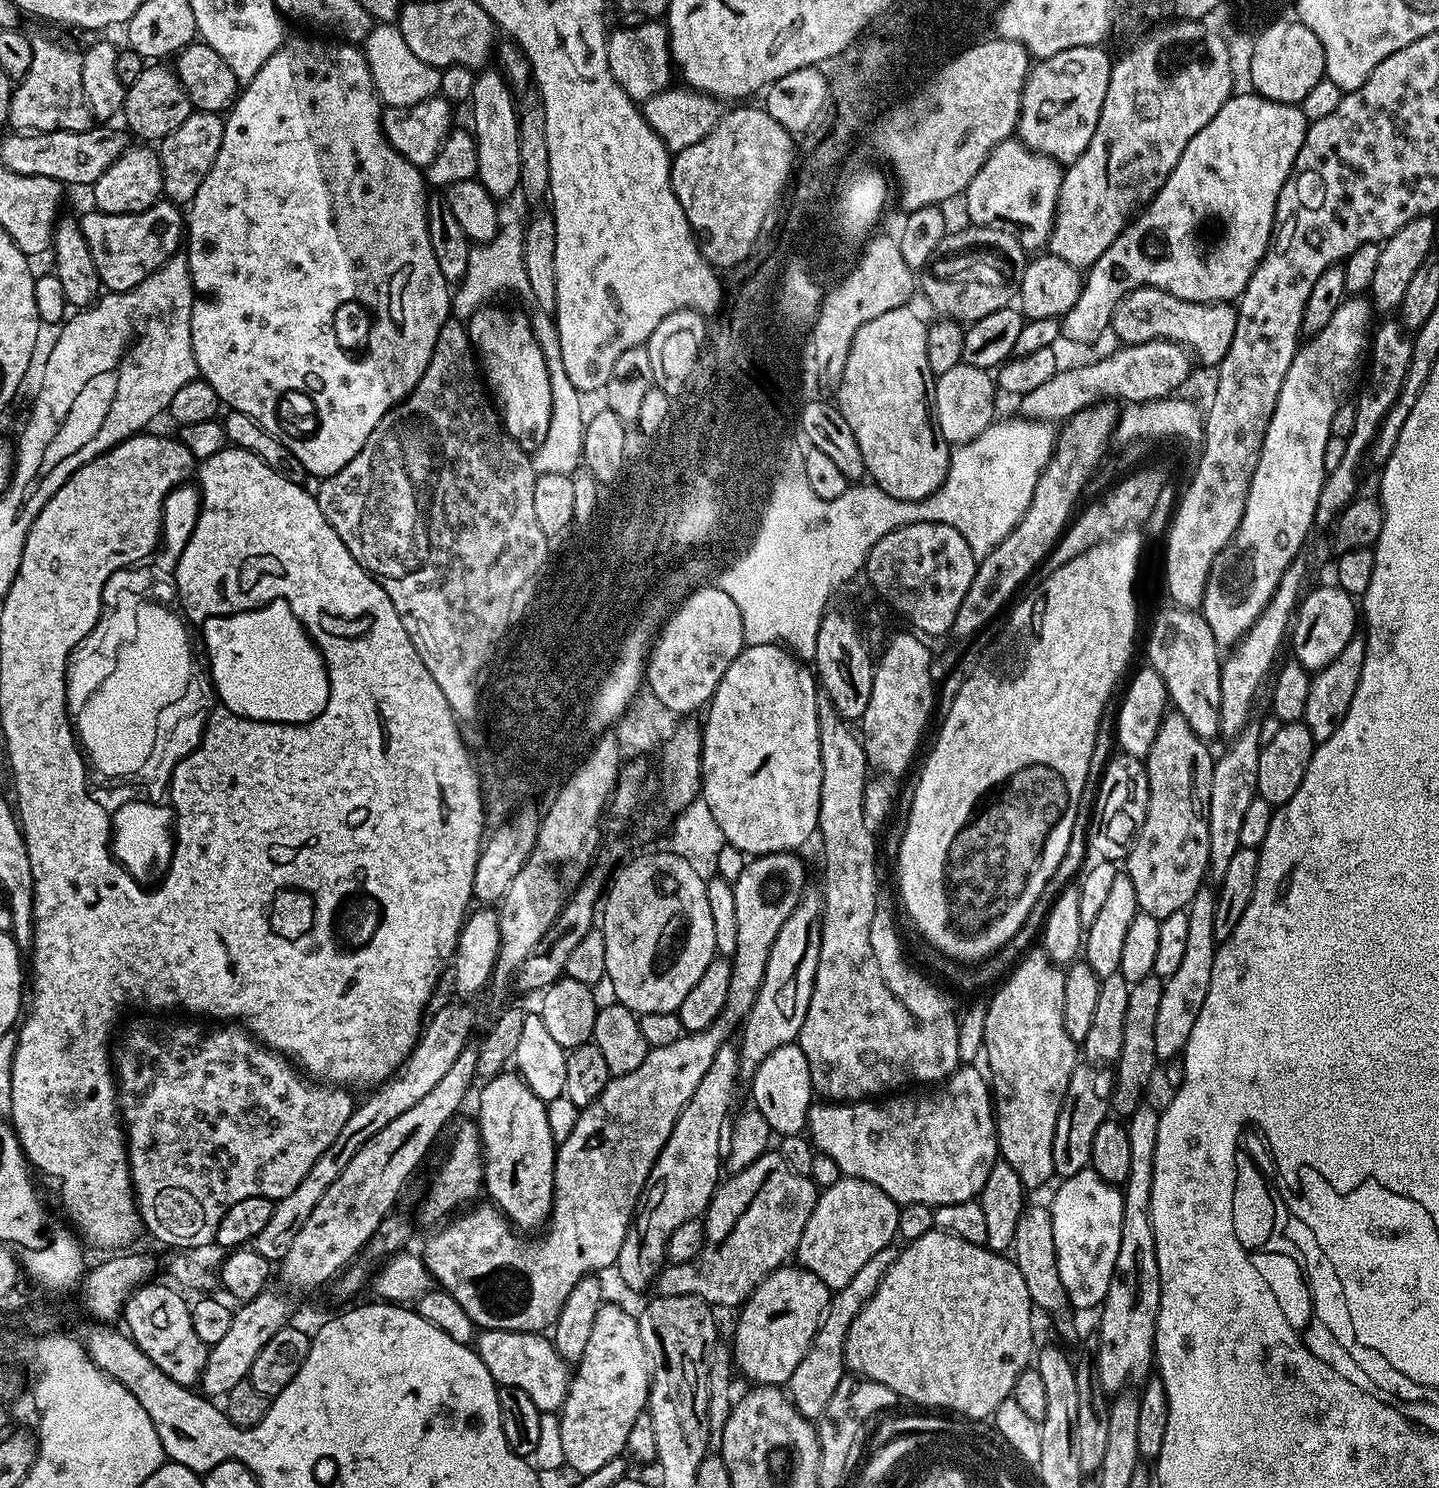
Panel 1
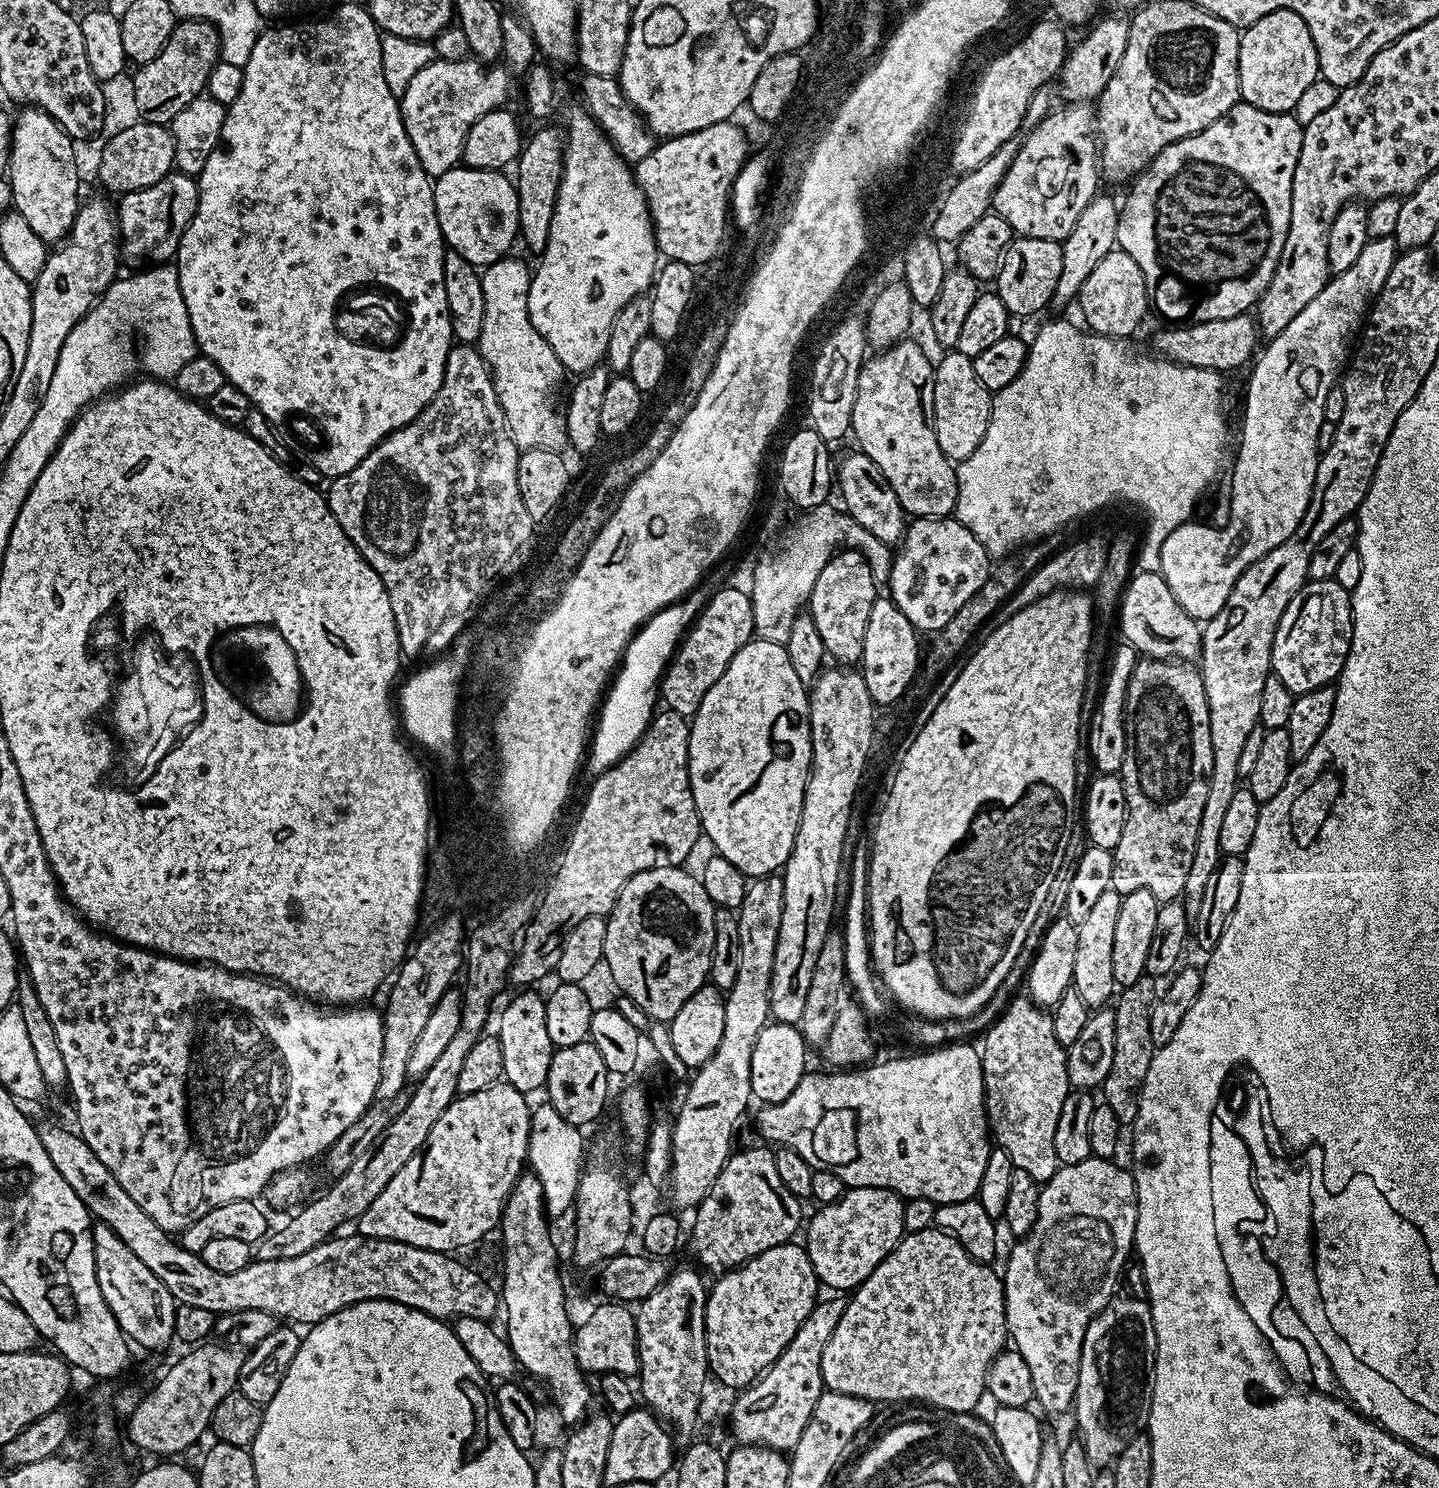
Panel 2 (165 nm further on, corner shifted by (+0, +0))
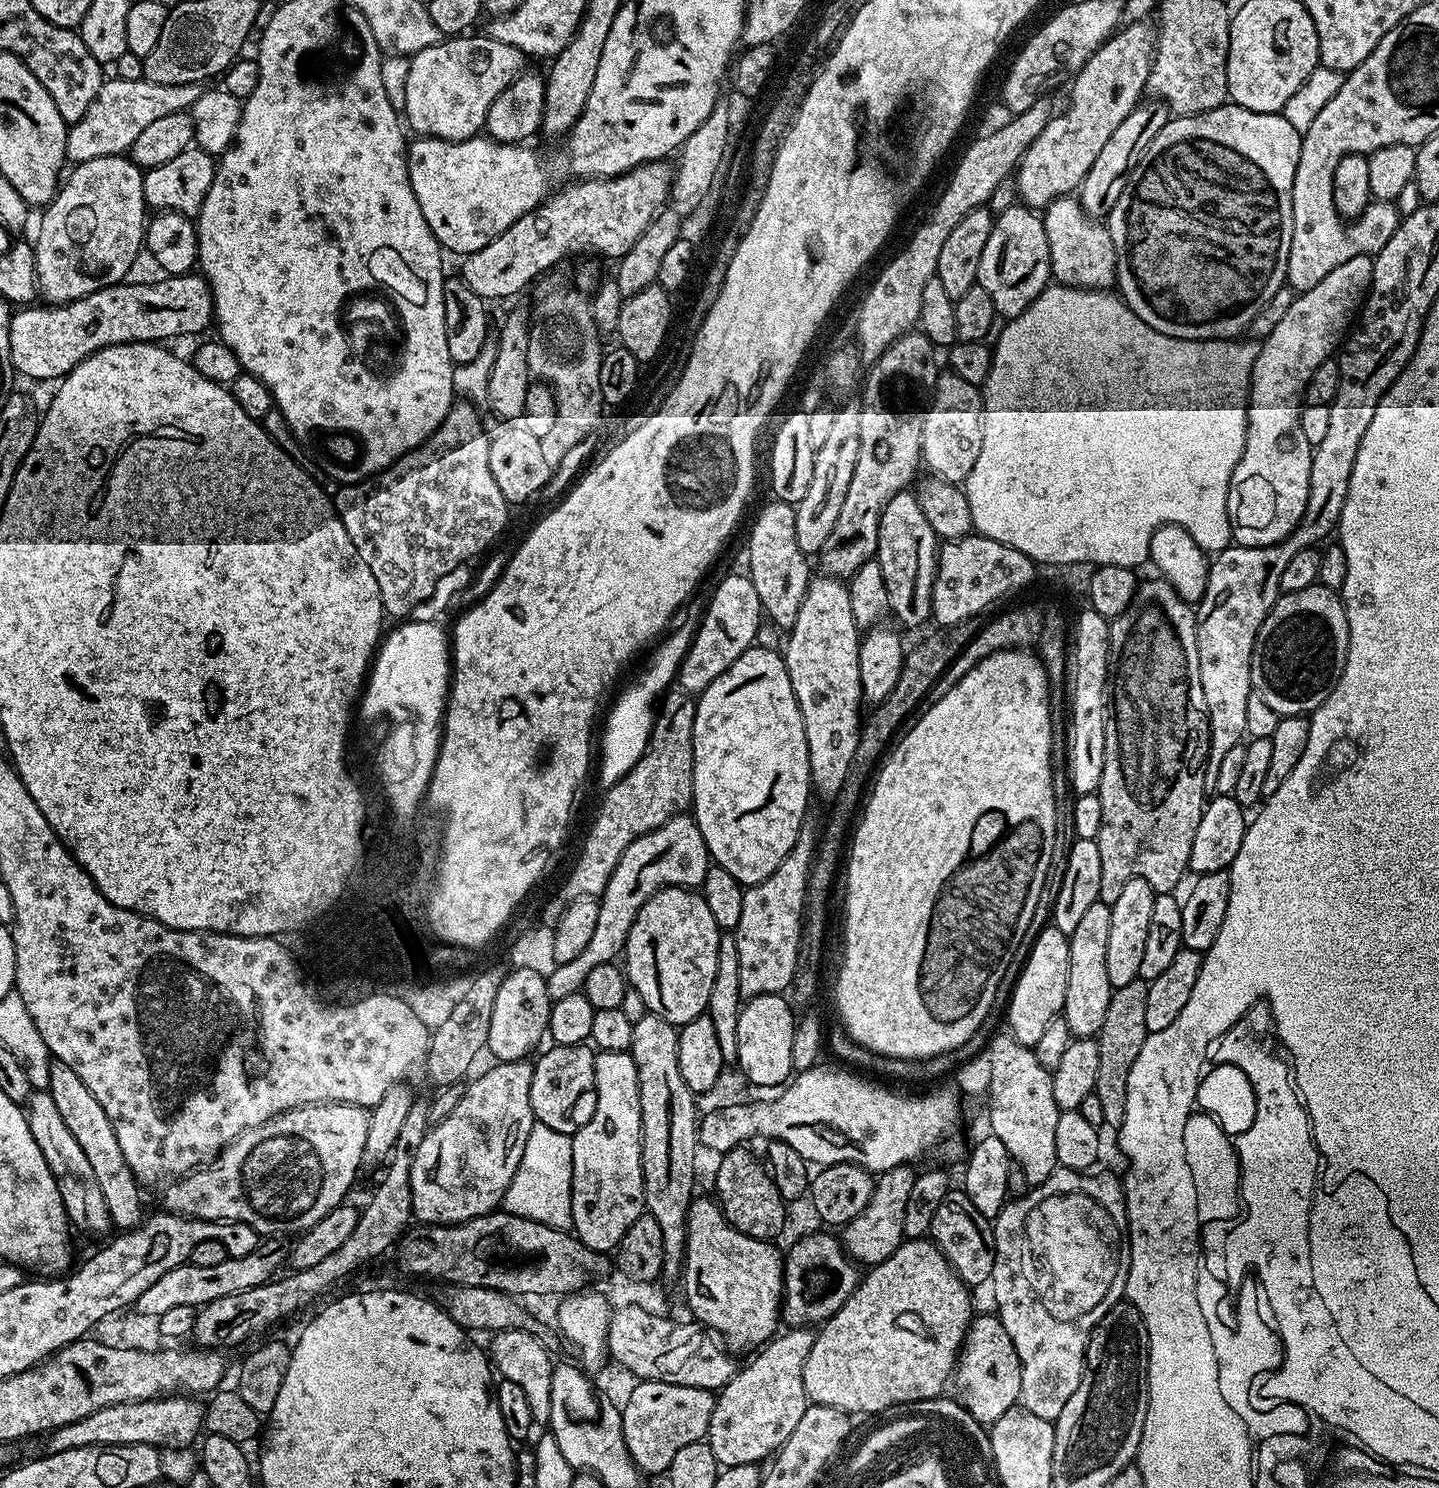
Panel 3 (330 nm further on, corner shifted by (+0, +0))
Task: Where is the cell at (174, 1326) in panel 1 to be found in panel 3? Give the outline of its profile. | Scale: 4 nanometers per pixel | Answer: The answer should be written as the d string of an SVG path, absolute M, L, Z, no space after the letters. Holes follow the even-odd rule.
M47 1090L33 1091L26 1101L26 1115L30 1134L34 1134L34 1142L38 1142L38 1150L42 1150L42 1158L46 1158L46 1166L50 1166L54 1174L58 1194L62 1194L62 1202L71 1227L85 1228L88 1232L111 1229L112 1218L106 1208L106 1198L102 1198L98 1177L82 1151L82 1146L78 1146L77 1140L74 1139L74 1134L66 1130L66 1122L62 1122L62 1114L58 1114L58 1106L54 1106L54 1098L50 1098Z

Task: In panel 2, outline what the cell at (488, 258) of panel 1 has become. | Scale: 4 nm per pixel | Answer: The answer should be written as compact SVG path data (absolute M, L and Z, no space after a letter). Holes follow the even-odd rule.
M502 258L498 262L487 265L480 272L482 282L482 298L486 304L485 313L482 314L482 334L478 341L480 353L488 363L488 371L492 373L492 385L498 394L498 402L504 411L504 420L508 423L508 433L516 447L525 448L551 448L560 450L565 447L564 418L561 409L556 409L556 400L552 395L560 384L560 379L566 376L566 369L562 362L558 362L558 354L550 350L550 342L534 330L528 313L528 295L532 272L520 260Z

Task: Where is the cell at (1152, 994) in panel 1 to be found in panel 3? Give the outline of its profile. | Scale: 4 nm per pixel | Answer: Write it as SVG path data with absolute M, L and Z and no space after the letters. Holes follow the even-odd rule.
M1137 978L1127 986L1115 989L1110 998L1110 1007L1106 1010L1106 1019L1098 1037L1098 1082L1094 1095L1102 1105L1104 1124L1119 1126L1126 1118L1126 1082L1130 1082L1130 1070L1134 1067L1134 1058L1142 1054L1142 1042L1146 1042L1146 998L1149 981Z

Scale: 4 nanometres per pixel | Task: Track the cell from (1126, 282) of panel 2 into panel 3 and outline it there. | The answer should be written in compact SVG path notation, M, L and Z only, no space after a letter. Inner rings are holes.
M1061 196L1043 209L1042 219L1050 246L1052 280L1065 288L1094 288L1108 290L1116 282L1116 251L1114 238L1107 227L1084 212L1079 199Z

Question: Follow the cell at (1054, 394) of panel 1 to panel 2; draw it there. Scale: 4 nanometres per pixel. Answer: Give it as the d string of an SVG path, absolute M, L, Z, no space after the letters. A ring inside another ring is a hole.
M1248 314L1168 328L1160 331L1154 338L1153 349L1163 359L1182 365L1197 366L1199 369L1214 369L1221 374L1229 374L1228 372L1242 367L1244 363L1247 365L1257 355L1258 345L1262 340L1255 319Z

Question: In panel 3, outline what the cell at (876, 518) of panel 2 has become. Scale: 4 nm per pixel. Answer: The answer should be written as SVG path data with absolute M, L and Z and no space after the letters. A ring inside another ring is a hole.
M905 490L894 494L881 512L874 559L882 566L891 615L896 615L908 628L920 628L932 620L937 555L938 537L930 522L926 522L926 514L922 514L917 493Z

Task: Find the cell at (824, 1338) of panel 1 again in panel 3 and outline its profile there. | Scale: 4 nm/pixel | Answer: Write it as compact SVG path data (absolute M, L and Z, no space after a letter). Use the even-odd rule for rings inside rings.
M792 1326L784 1331L788 1332L781 1331L773 1335L772 1339L753 1355L757 1356L745 1368L743 1365L728 1385L719 1389L716 1405L710 1414L706 1443L710 1450L714 1450L714 1458L724 1468L743 1464L757 1465L766 1456L771 1457L779 1452L809 1406L810 1401L804 1389L804 1367L816 1341L816 1332L808 1326Z

